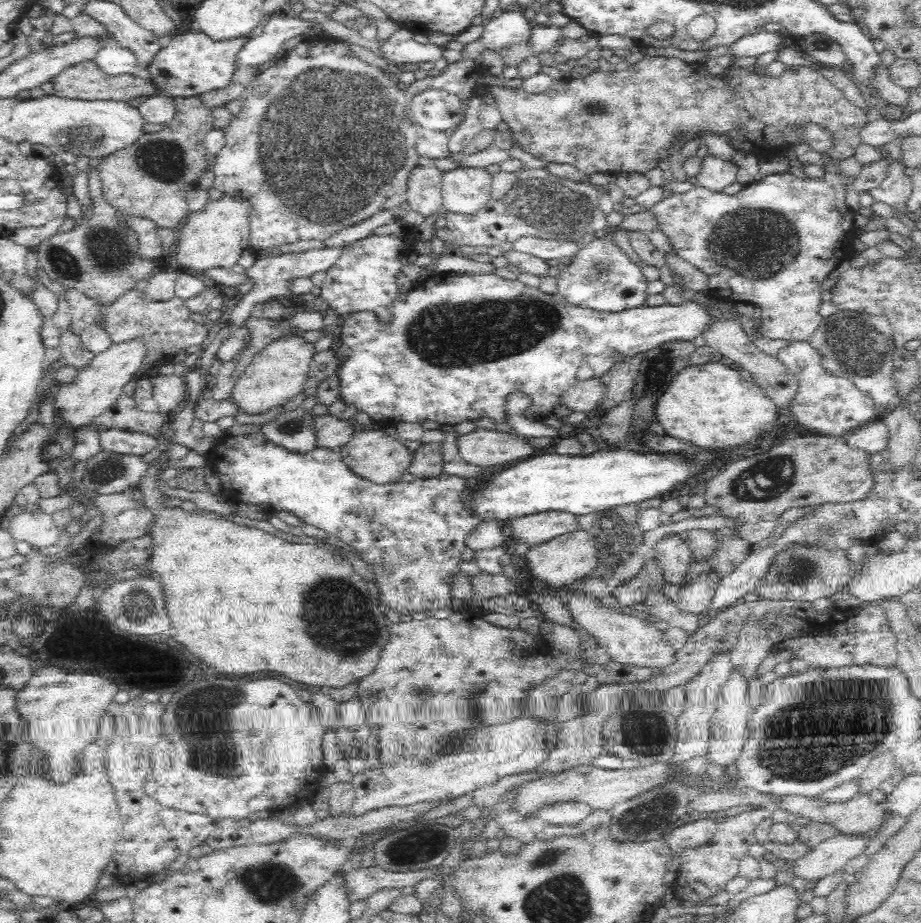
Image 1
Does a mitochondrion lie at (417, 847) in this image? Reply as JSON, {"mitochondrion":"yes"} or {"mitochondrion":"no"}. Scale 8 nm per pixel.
{"mitochondrion":"yes"}

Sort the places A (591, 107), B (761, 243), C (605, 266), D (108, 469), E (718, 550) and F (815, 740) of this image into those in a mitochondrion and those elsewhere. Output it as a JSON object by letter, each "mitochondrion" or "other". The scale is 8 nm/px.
{"A":"mitochondrion","B":"mitochondrion","C":"mitochondrion","D":"mitochondrion","E":"other","F":"mitochondrion"}

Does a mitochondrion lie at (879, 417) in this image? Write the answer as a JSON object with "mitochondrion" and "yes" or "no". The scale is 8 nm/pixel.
{"mitochondrion":"no"}

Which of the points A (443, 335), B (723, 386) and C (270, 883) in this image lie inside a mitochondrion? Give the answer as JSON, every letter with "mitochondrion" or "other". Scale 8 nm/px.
{"A":"mitochondrion","B":"other","C":"mitochondrion"}

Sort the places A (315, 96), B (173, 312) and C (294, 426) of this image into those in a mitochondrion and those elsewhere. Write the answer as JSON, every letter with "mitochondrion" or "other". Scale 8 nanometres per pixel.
{"A":"mitochondrion","B":"other","C":"mitochondrion"}

